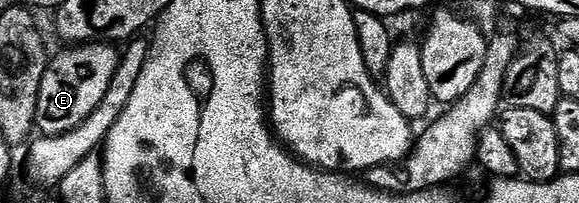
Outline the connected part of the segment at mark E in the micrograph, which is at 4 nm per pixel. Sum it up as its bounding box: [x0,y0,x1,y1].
[37,42,119,135]

